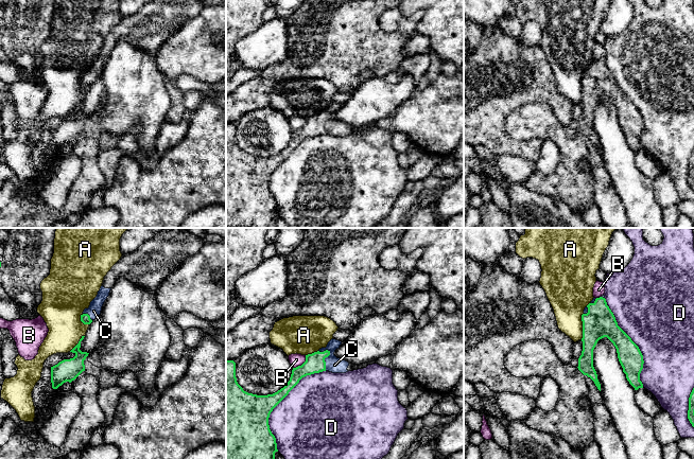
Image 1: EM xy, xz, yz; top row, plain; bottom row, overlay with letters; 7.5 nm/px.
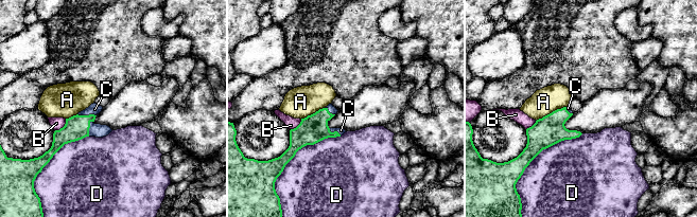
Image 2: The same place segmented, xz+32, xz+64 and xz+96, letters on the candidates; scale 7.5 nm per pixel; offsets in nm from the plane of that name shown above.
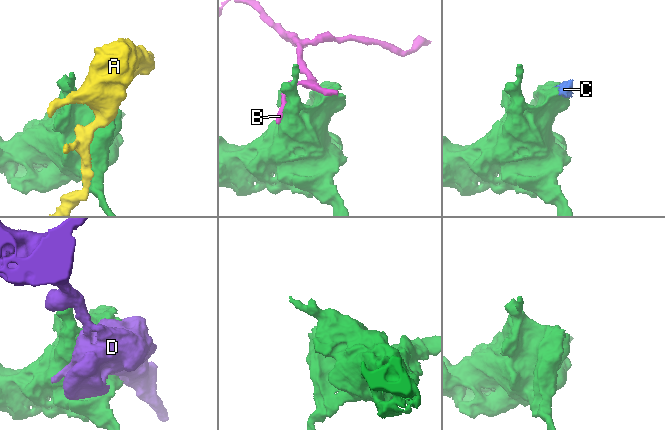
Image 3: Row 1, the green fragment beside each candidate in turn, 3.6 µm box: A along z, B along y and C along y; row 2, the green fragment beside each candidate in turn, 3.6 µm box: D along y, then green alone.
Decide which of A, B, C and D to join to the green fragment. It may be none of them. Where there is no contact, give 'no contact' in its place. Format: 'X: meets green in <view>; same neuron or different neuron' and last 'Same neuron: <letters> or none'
A: meets green in yz; different neuron
B: meets green in xz; different neuron
C: meets green in xz; same neuron
D: meets green in xz; different neuron
Same neuron: C

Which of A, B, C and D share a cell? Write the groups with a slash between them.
A / B / C / D

